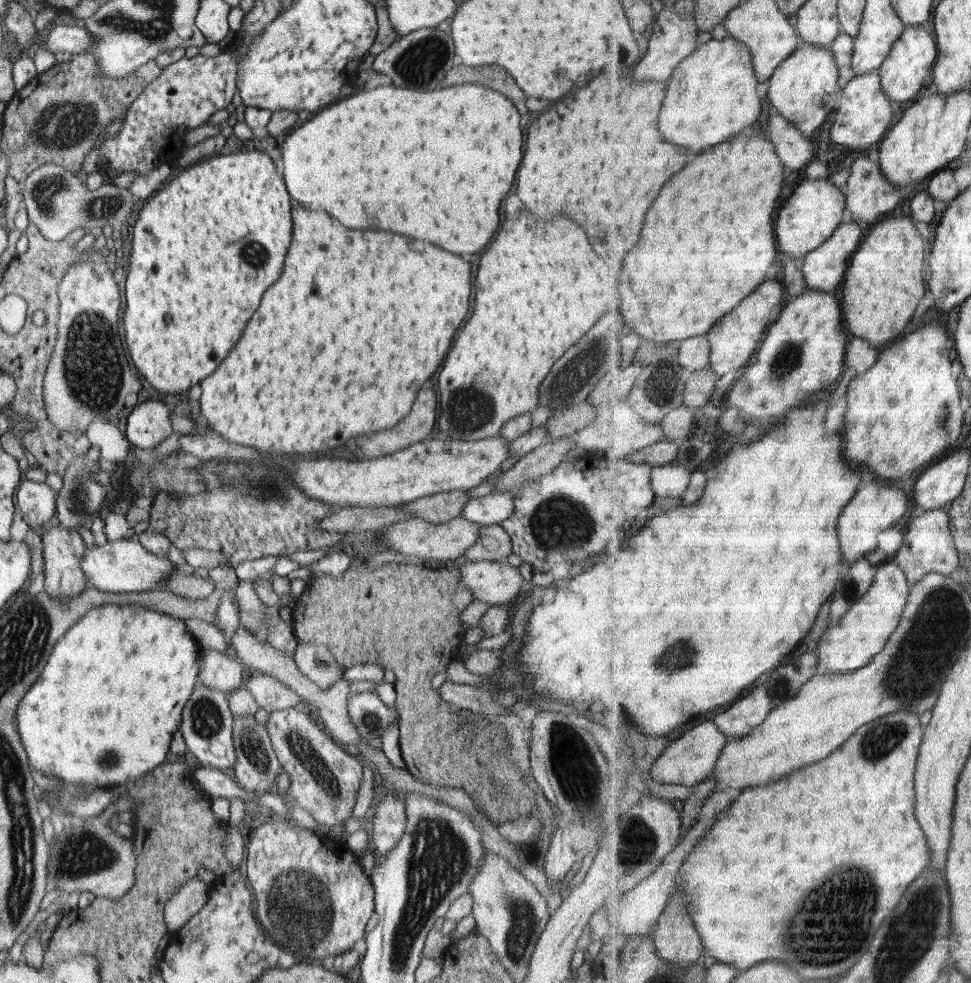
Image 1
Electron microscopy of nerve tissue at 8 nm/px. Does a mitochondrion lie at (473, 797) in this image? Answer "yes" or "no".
no

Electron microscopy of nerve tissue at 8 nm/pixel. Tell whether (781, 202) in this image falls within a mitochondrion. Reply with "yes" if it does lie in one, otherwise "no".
no

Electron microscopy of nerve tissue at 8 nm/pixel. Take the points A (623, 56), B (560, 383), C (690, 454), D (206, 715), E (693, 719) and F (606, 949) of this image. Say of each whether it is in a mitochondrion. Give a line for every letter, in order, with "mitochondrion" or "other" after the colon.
A: other
B: mitochondrion
C: other
D: mitochondrion
E: other
F: other

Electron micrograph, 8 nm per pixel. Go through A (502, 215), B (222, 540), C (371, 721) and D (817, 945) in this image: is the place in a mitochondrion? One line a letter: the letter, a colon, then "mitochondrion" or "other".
A: other
B: other
C: mitochondrion
D: other

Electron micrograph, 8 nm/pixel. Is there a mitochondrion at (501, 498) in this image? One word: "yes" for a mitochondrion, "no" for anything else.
no

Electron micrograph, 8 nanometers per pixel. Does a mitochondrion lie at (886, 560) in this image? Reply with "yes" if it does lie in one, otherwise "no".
no

